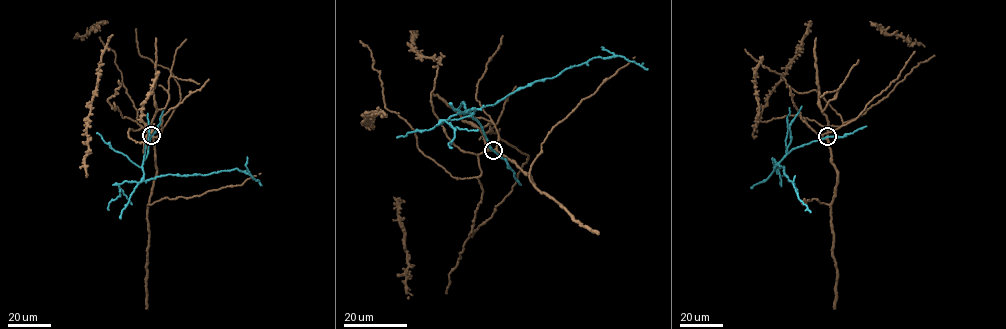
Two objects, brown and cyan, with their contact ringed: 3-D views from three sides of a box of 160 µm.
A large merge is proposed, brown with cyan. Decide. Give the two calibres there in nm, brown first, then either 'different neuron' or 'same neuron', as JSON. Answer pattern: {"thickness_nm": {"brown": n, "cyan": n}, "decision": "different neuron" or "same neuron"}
{"thickness_nm": {"brown": 380, "cyan": 200}, "decision": "different neuron"}

